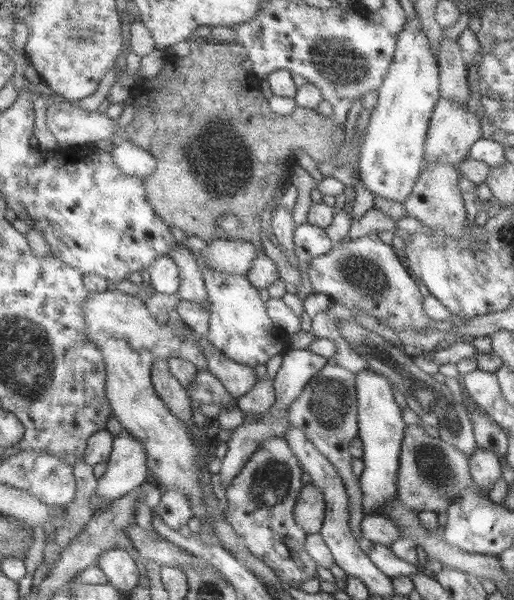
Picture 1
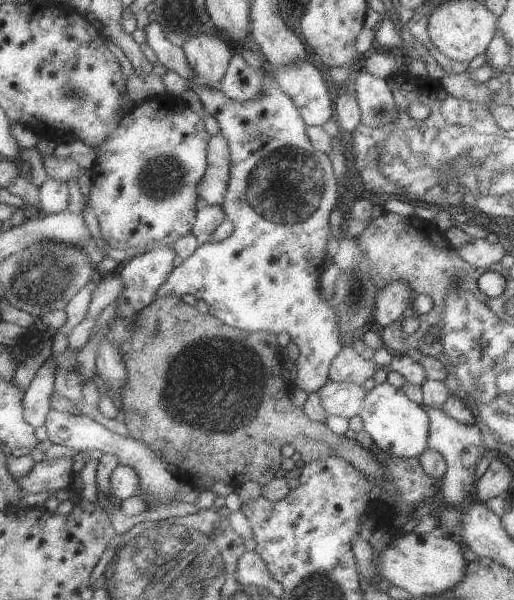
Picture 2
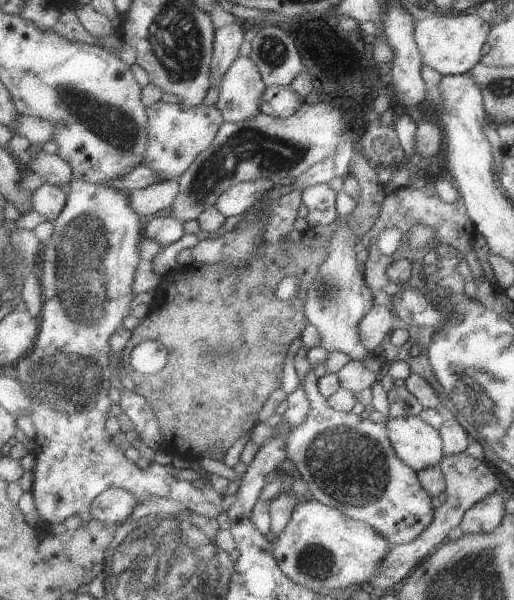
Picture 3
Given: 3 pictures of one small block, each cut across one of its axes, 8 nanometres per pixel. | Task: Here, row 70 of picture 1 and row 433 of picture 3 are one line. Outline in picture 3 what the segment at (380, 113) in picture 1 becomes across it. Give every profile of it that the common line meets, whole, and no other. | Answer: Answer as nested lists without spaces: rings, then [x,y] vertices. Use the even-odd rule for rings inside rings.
[[[420,415],[408,417],[389,417],[386,421],[390,439],[396,453],[416,471],[422,471],[440,464],[444,457],[444,442],[439,429],[431,426]]]

